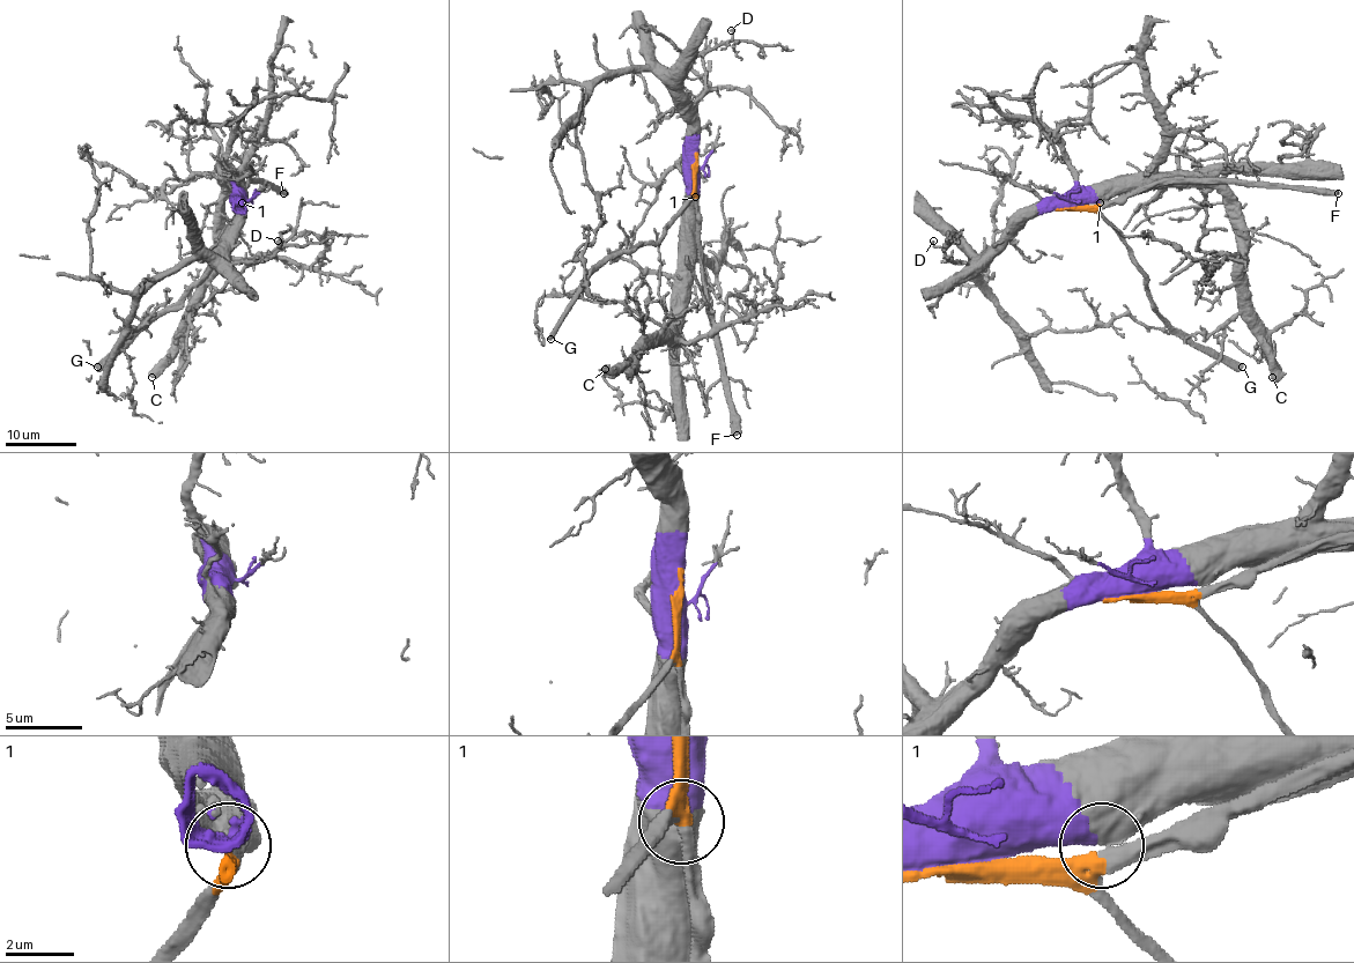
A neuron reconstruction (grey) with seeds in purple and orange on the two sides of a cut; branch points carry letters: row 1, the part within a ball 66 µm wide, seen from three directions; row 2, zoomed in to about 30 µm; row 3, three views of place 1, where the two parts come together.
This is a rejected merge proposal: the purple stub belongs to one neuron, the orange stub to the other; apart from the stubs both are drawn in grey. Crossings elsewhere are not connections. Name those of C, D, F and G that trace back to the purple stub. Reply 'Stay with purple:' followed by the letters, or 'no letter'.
Stay with purple: C, D

